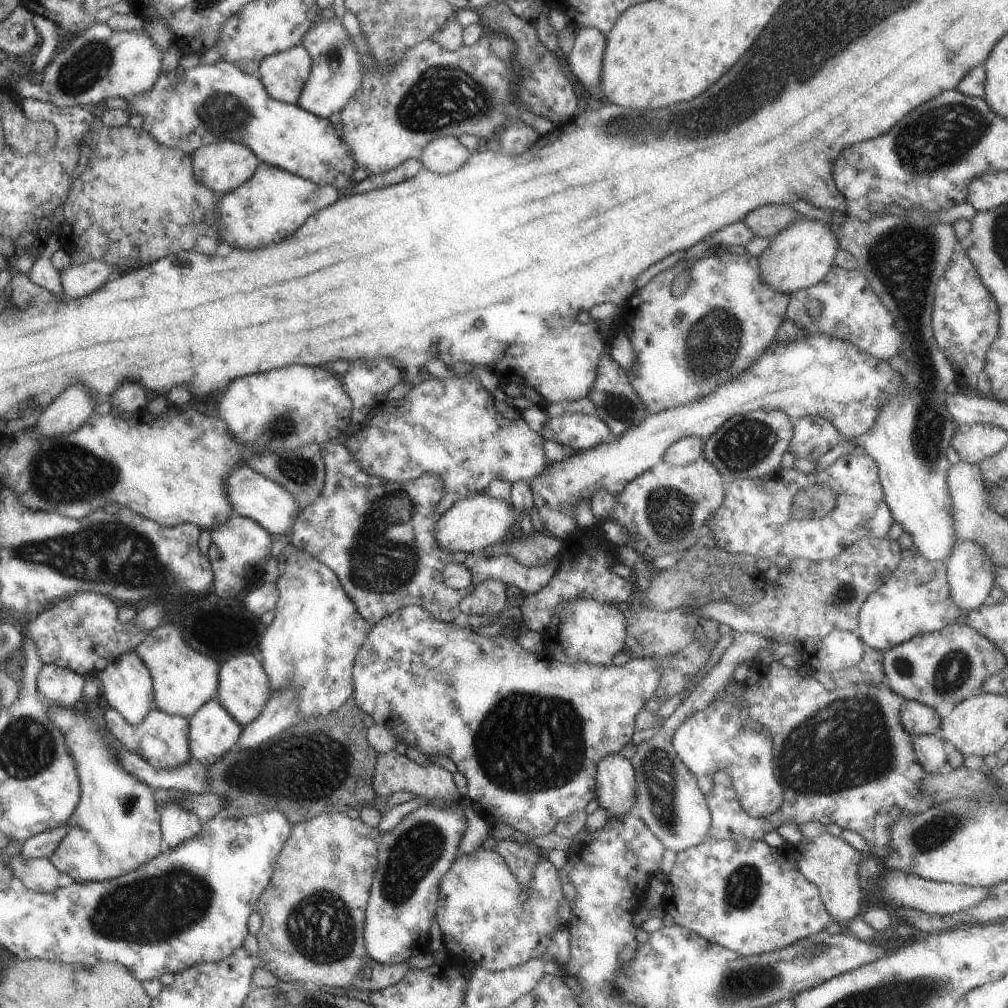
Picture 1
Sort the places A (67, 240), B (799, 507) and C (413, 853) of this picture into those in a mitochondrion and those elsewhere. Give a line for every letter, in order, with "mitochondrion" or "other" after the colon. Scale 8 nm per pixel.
A: other
B: mitochondrion
C: mitochondrion

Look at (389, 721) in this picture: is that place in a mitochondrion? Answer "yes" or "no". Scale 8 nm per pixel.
no

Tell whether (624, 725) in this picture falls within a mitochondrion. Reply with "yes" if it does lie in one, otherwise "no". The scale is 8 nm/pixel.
no

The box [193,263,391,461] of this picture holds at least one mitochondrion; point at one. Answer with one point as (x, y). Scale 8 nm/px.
(285, 425)

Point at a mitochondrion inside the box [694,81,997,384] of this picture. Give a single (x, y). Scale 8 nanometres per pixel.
(940, 138)

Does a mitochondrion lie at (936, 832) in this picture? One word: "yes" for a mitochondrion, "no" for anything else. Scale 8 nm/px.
yes

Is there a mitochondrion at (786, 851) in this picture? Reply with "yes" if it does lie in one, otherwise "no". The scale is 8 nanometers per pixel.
no

